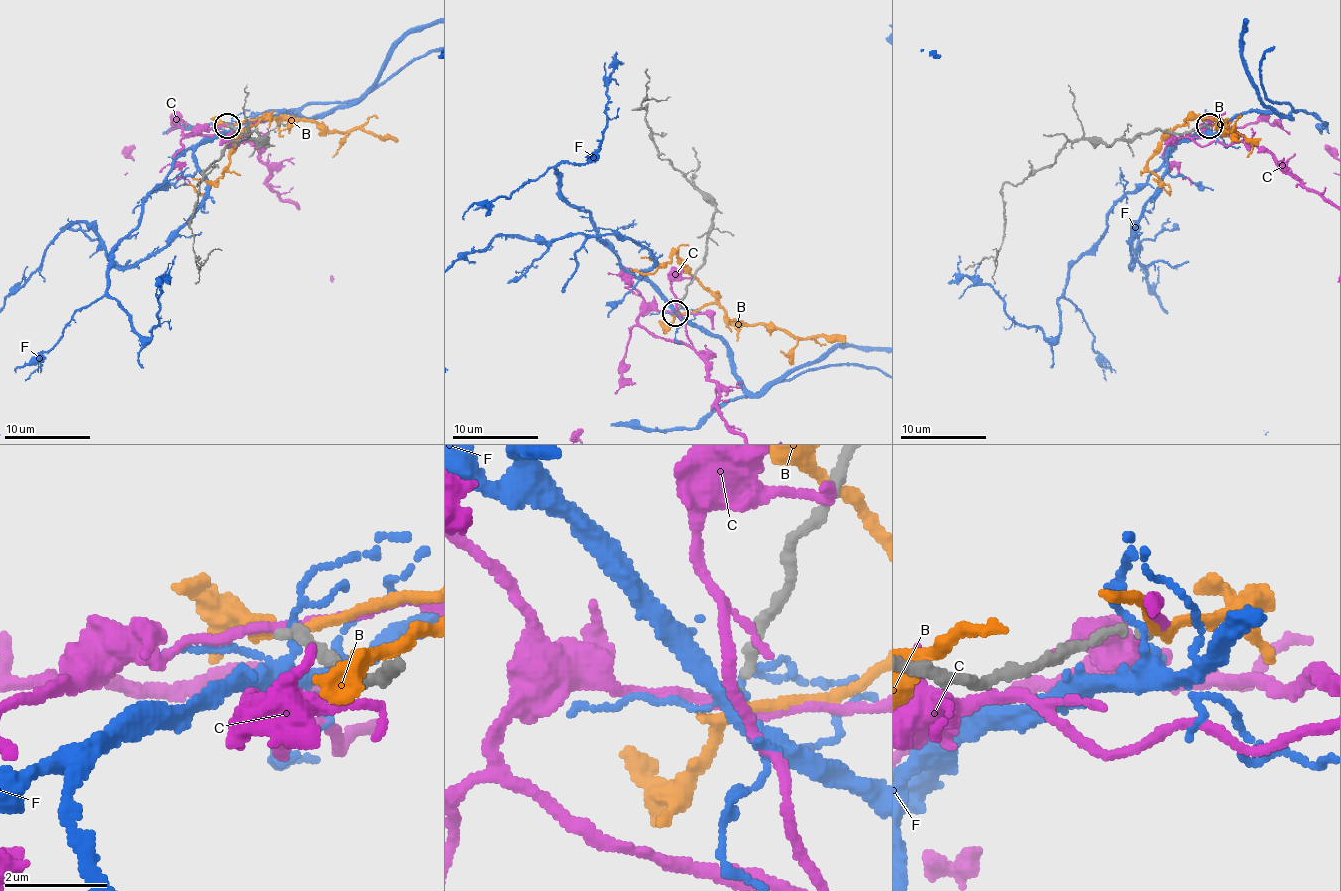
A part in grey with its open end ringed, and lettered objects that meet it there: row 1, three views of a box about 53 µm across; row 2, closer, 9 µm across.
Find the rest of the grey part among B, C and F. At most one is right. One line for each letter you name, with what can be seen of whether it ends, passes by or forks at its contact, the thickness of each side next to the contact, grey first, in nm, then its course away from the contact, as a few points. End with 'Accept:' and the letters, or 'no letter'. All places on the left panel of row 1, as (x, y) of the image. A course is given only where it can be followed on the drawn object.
Accept: no letter

